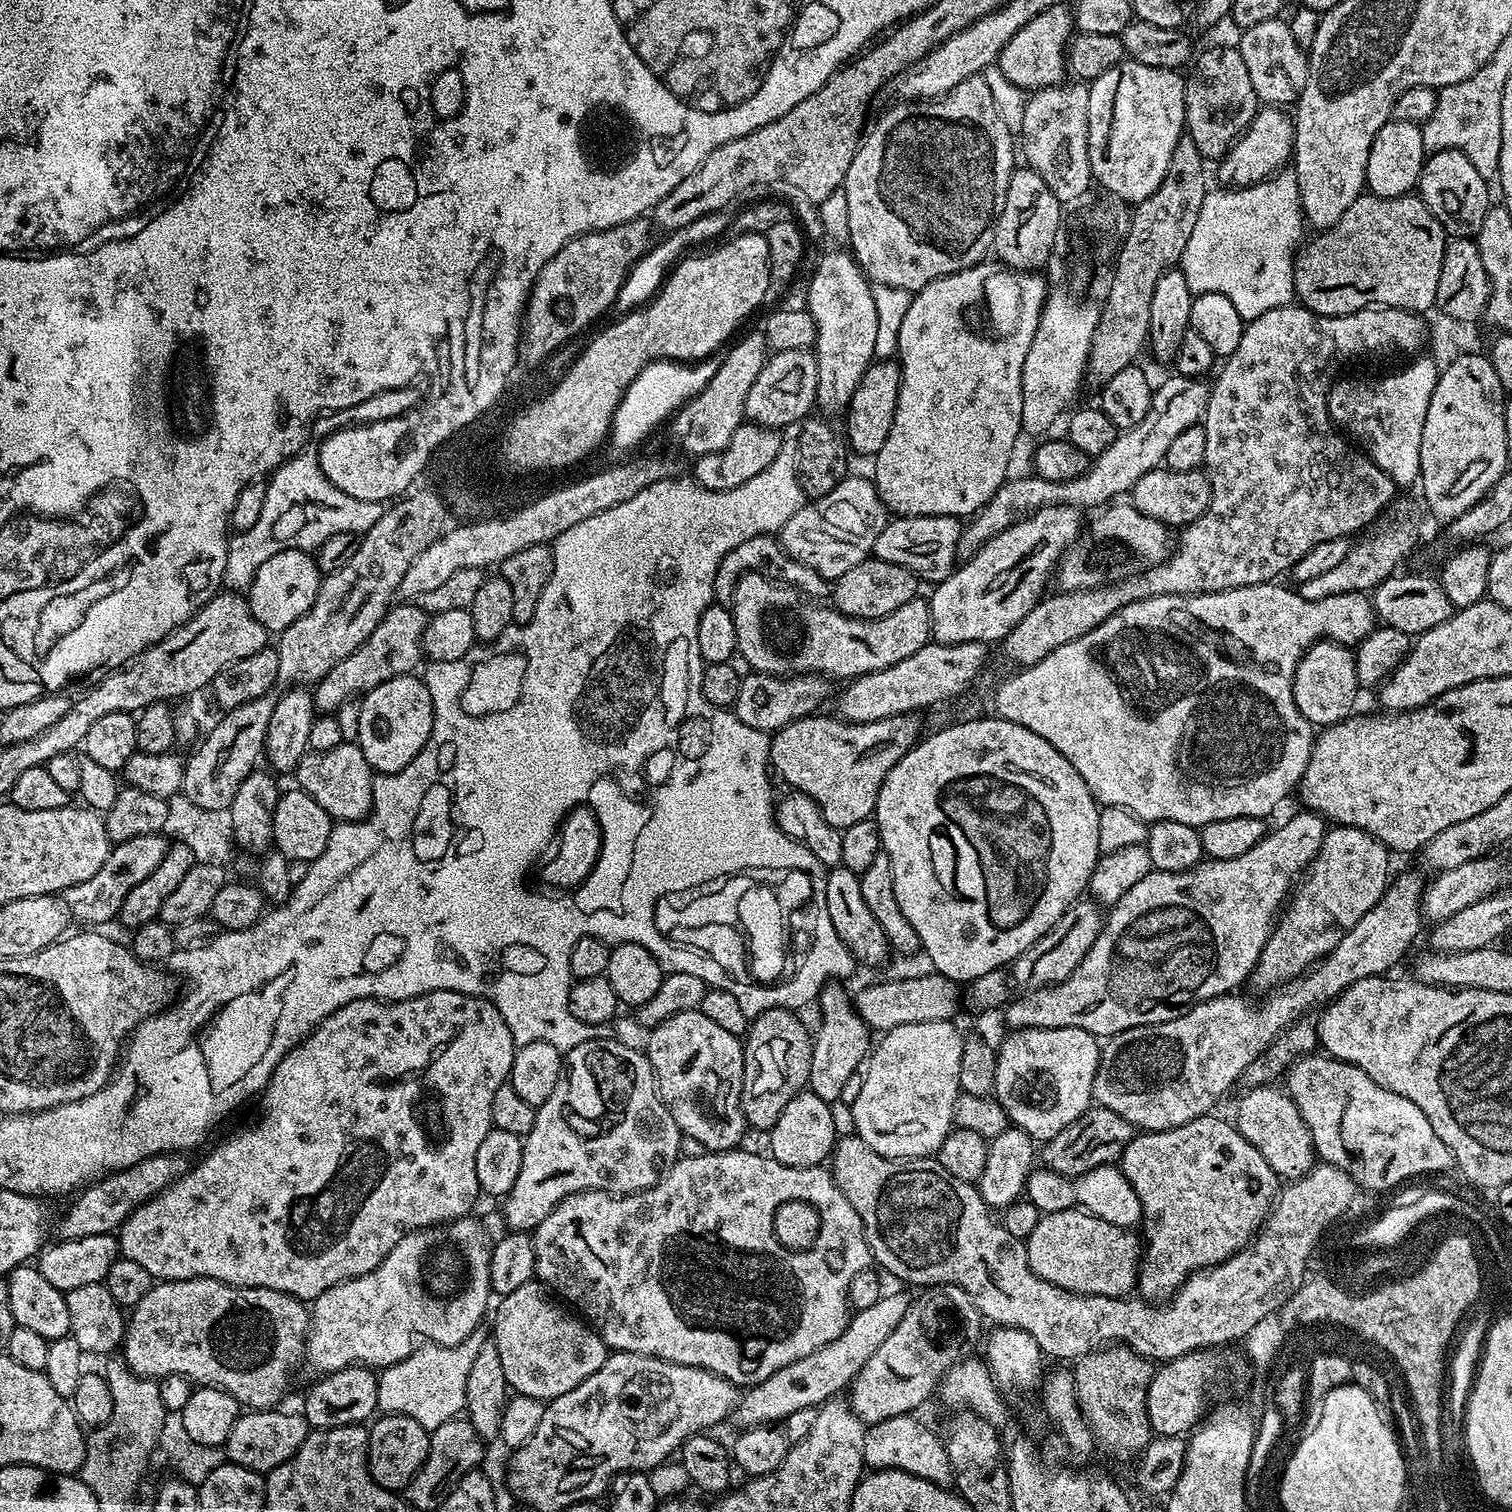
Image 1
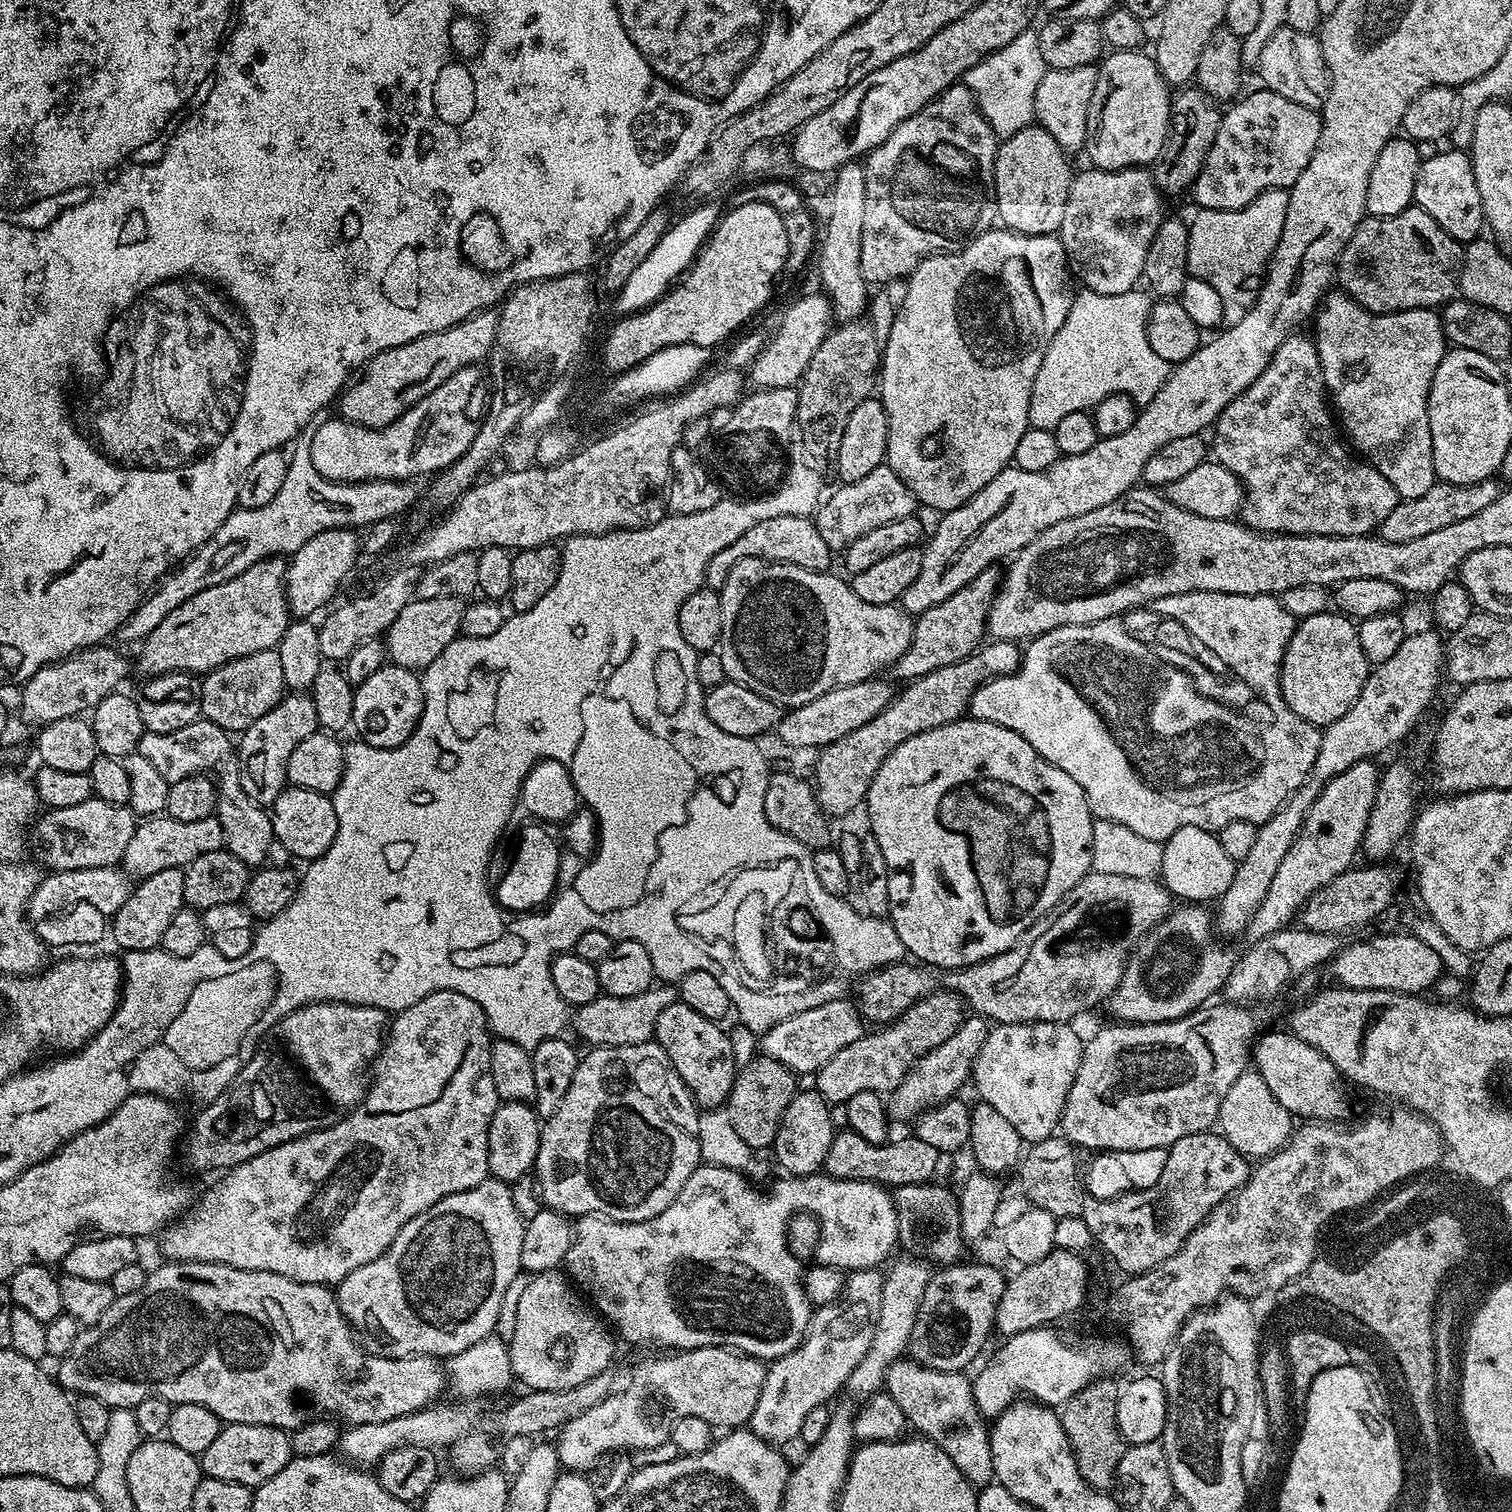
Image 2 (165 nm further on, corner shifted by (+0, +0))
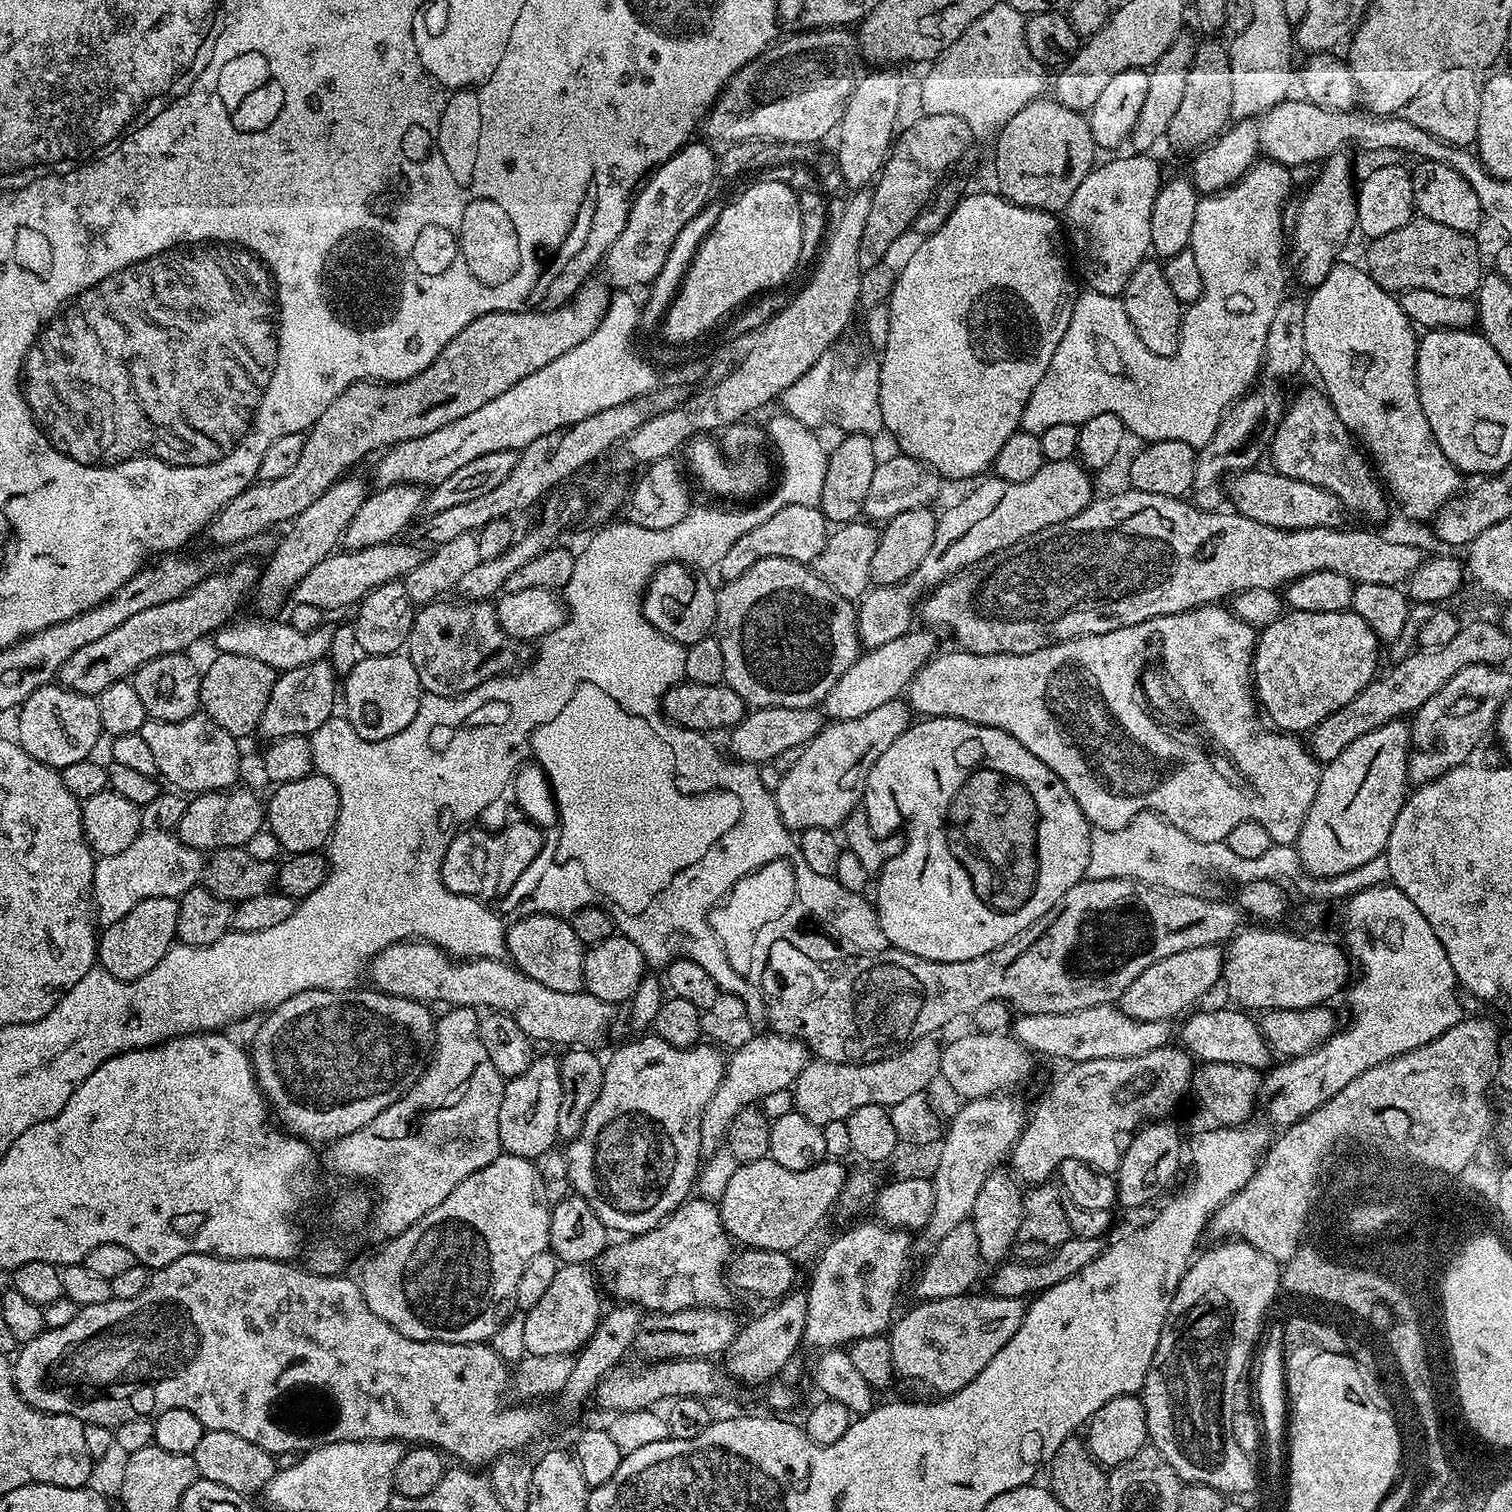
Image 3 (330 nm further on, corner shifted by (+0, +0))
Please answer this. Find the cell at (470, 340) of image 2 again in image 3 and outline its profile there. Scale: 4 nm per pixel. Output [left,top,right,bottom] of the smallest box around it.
[206,278,614,544]

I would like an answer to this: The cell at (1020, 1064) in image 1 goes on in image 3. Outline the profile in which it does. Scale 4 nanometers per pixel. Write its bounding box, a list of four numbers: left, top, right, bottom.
[940,1031,1033,1100]

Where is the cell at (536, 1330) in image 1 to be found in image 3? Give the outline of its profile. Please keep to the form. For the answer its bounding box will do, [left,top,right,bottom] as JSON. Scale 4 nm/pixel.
[524,1264,602,1355]

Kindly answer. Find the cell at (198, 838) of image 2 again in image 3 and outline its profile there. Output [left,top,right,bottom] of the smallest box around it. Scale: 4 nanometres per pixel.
[178,786,265,854]

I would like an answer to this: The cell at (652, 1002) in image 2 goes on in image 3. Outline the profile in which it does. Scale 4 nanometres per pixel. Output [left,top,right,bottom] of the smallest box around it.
[370,938,618,1046]

